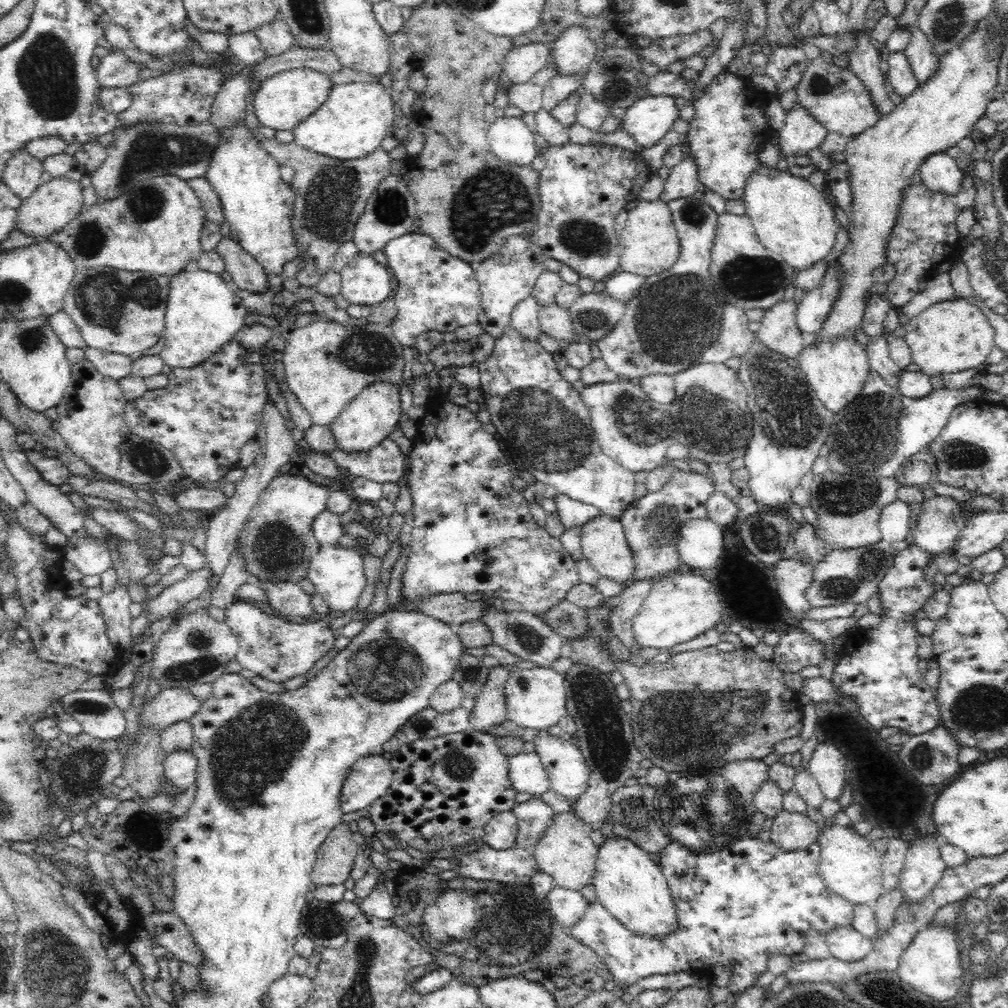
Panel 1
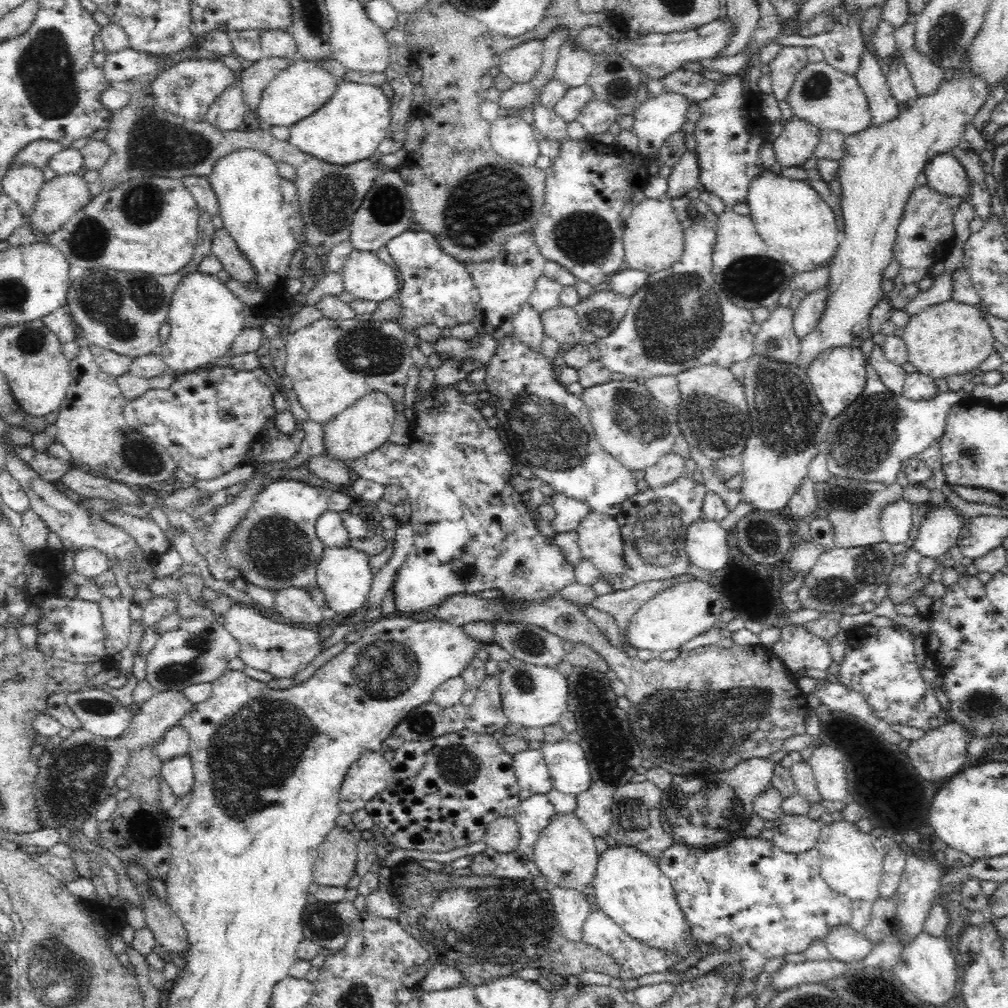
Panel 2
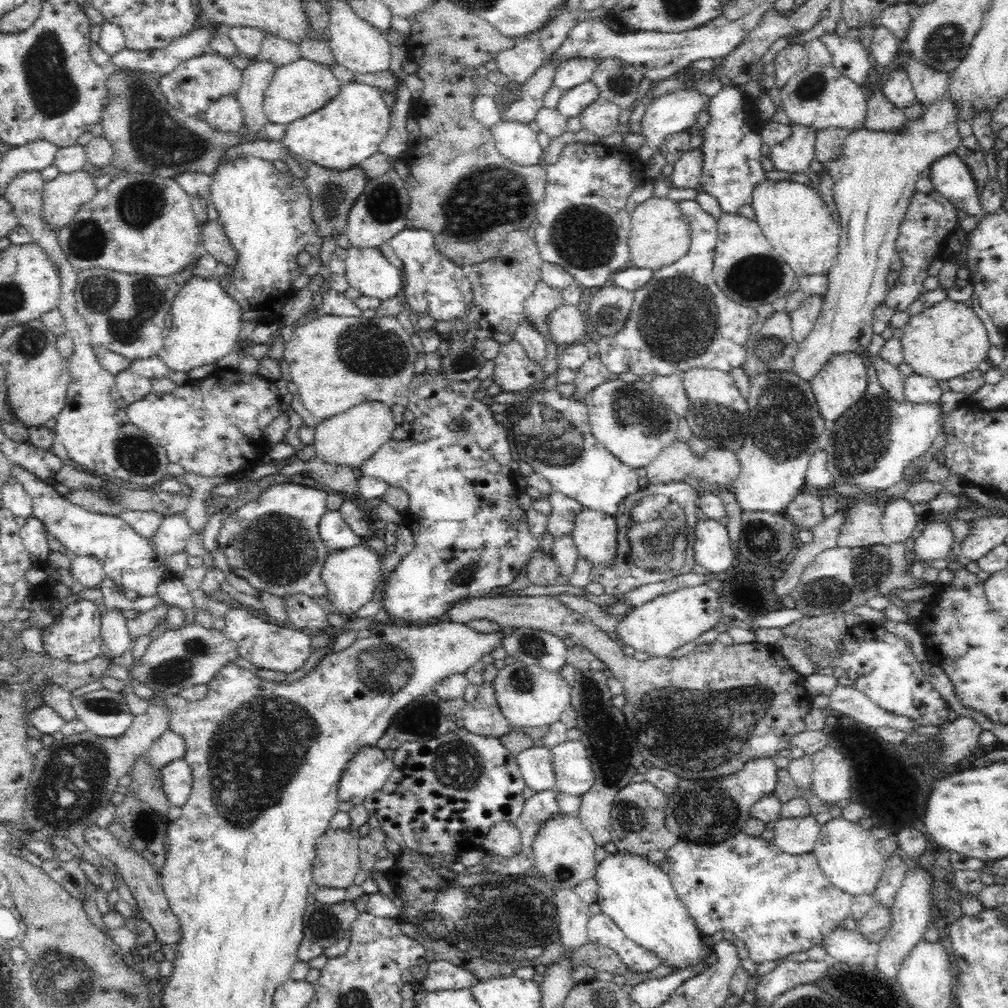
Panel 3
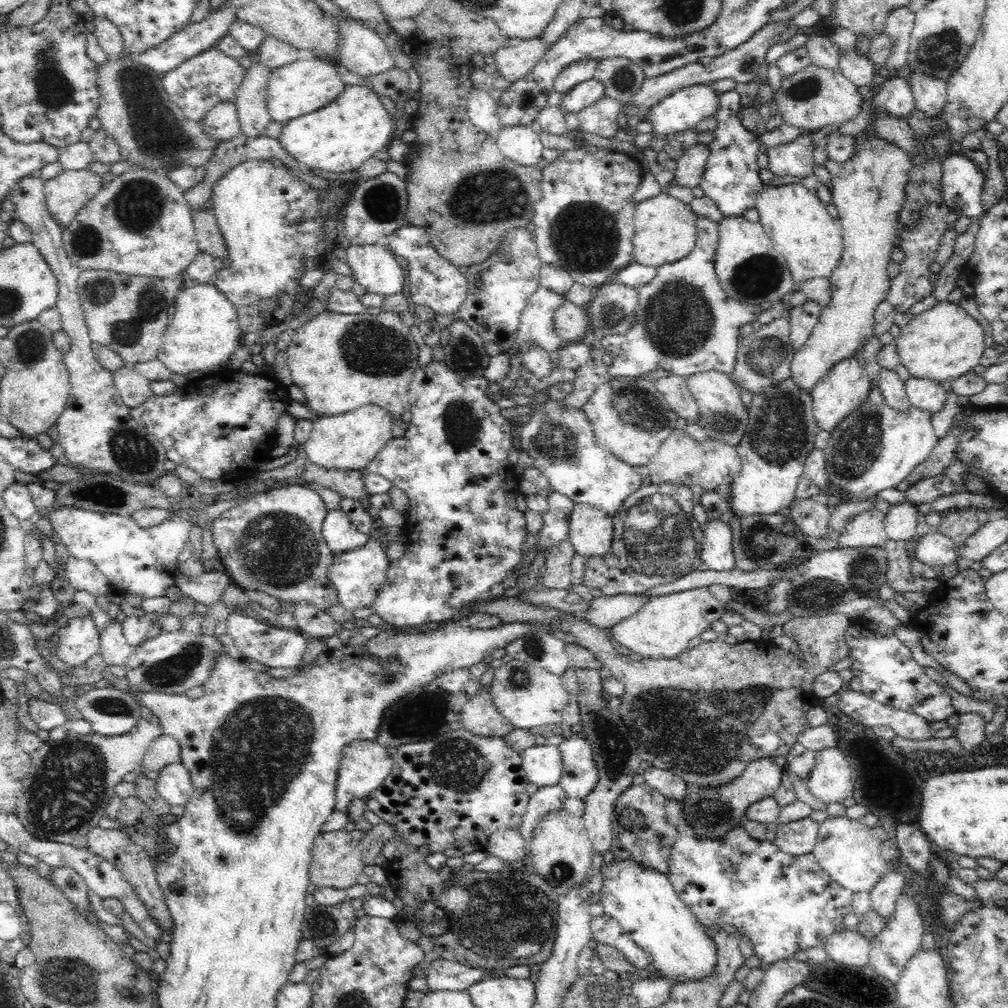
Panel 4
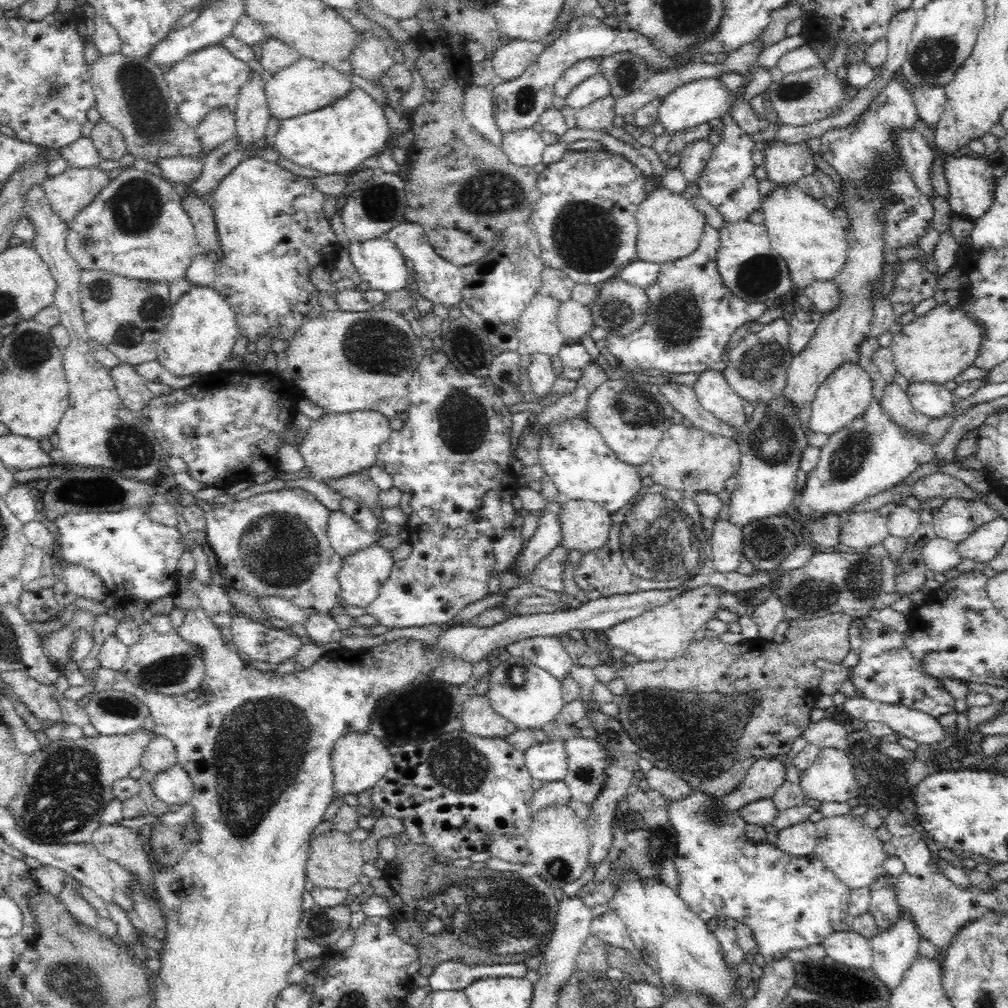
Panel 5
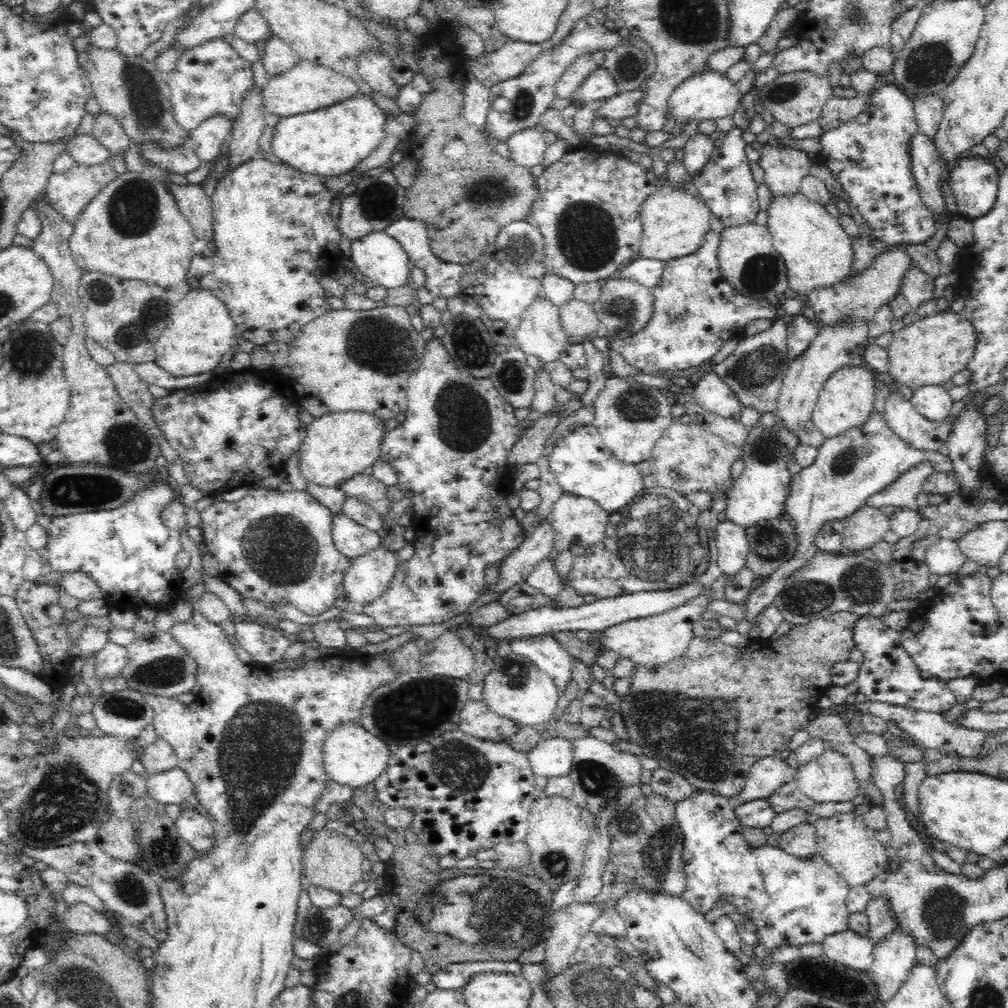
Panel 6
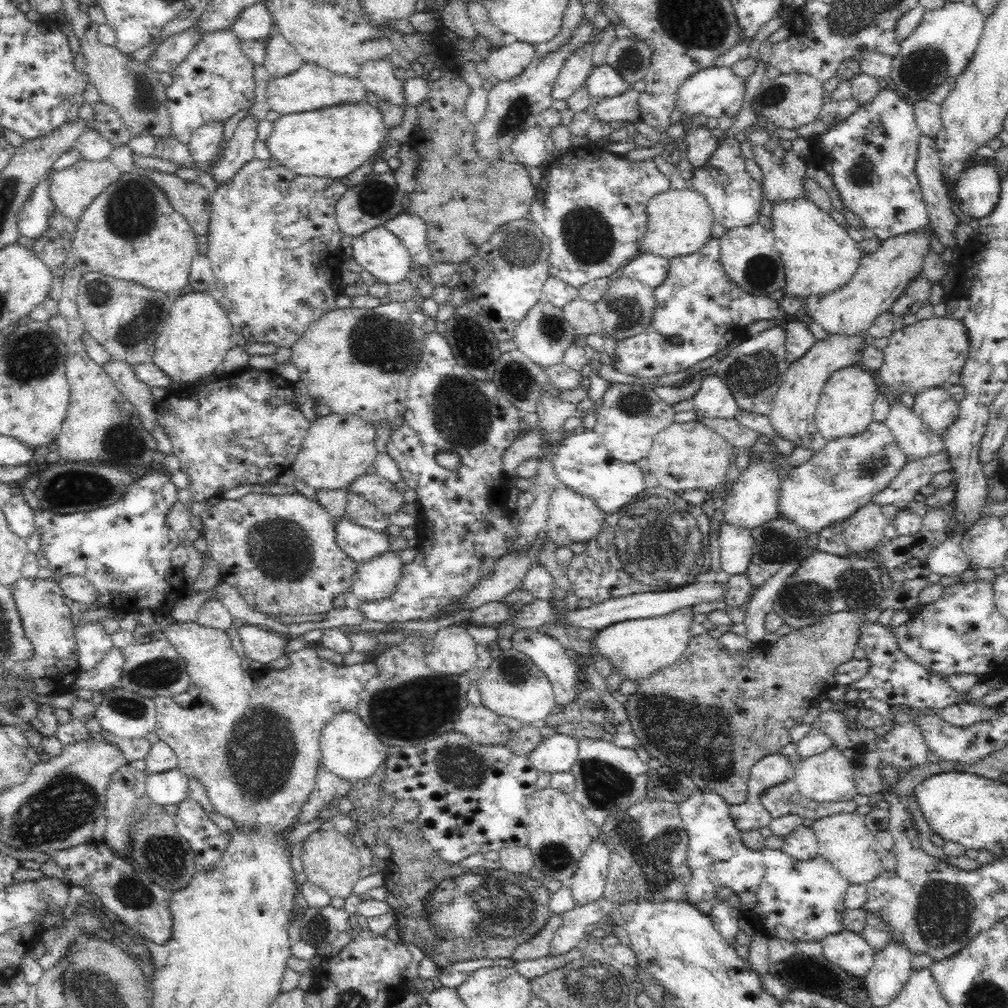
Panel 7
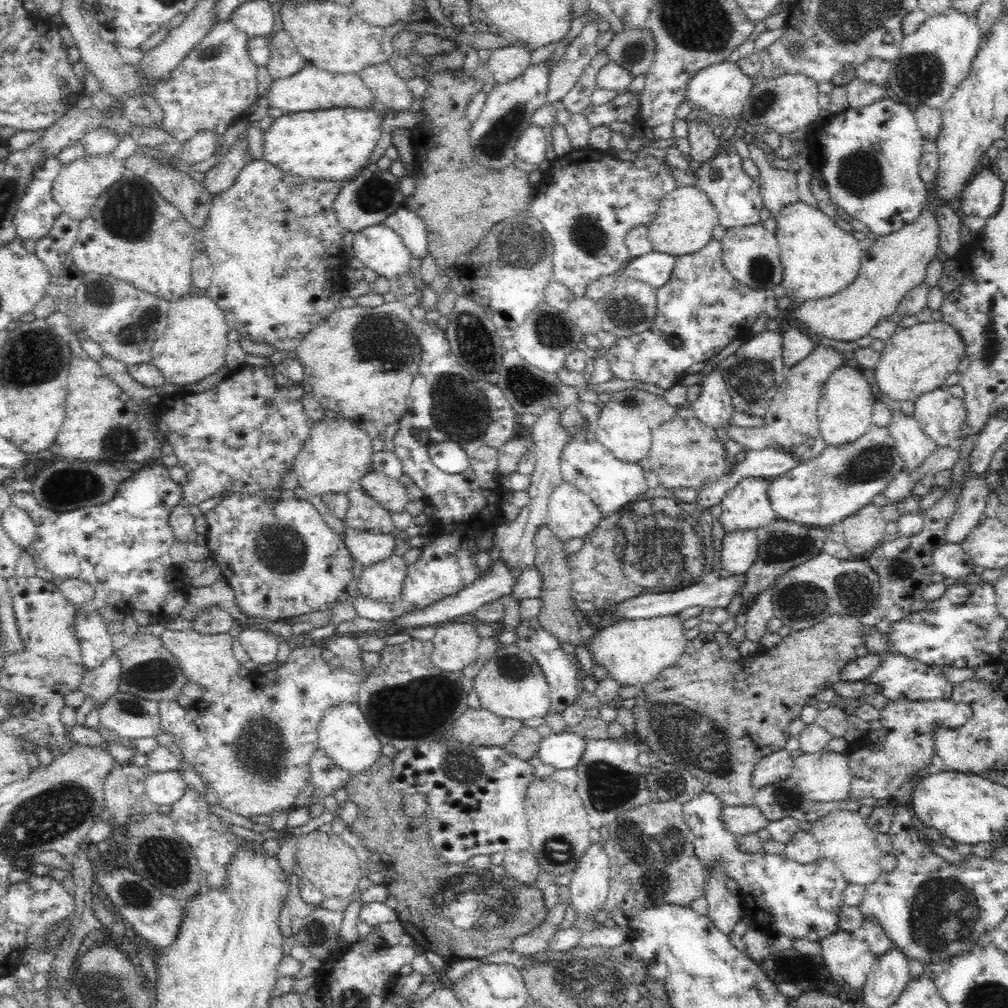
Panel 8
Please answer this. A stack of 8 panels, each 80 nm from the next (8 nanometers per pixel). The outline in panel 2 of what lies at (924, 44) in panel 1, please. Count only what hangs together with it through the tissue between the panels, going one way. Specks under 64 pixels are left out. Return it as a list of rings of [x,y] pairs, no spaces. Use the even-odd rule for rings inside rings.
[[[913,46],[910,50],[901,52],[900,55],[912,76],[918,96],[932,94],[946,80],[946,70],[930,61],[925,54],[918,52],[916,47]]]

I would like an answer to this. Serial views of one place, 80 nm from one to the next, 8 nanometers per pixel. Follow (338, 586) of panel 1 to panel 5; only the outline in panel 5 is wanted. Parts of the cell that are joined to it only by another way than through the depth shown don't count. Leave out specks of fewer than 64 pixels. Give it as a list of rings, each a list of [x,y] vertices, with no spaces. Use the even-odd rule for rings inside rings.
[[[378,544],[342,557],[344,564],[338,572],[342,603],[367,607],[379,594],[380,588],[394,566],[393,553]]]

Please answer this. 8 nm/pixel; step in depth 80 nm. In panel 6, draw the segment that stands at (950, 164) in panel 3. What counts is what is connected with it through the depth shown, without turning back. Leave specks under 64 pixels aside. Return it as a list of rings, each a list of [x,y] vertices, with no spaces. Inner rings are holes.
[[[967,155],[945,173],[958,211],[973,220],[985,216],[997,199],[999,174],[985,158]]]

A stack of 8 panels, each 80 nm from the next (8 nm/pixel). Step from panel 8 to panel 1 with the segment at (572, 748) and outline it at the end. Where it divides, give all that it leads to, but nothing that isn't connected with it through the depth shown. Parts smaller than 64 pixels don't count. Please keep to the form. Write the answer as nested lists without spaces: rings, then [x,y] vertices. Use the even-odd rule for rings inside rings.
[[[536,751],[509,757],[508,777],[516,792],[528,792],[536,797],[551,789],[548,773]]]

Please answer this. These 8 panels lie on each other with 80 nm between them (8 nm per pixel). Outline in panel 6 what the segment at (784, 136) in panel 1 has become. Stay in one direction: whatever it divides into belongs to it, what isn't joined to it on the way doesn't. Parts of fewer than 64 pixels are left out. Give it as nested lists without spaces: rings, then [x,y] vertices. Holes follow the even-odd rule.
[[[764,145],[759,149],[758,164],[764,169],[763,183],[772,196],[788,196],[800,192],[800,182],[810,174],[815,163],[804,151],[789,146]]]

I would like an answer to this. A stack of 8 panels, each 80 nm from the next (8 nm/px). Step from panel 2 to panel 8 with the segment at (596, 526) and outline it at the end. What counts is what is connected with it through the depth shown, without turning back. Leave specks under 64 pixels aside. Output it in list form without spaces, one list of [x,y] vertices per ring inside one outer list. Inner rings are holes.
[[[564,481],[552,491],[548,506],[546,524],[562,542],[588,536],[603,517],[588,495]]]

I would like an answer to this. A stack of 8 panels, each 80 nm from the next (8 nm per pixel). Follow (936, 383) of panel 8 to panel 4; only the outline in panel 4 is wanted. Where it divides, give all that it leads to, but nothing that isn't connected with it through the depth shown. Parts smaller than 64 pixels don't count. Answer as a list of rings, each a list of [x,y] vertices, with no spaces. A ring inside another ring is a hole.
[[[938,301],[936,306],[926,312],[914,315],[907,325],[901,328],[900,334],[894,338],[899,356],[899,364],[902,364],[912,378],[936,380],[936,382],[951,381],[970,372],[977,364],[986,348],[984,330],[982,326],[964,308],[953,302]]]

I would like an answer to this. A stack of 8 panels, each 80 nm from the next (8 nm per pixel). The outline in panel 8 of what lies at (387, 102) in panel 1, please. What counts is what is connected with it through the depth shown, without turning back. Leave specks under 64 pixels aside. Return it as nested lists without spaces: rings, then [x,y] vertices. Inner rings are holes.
[[[328,108],[308,112],[283,113],[263,132],[261,160],[277,166],[282,172],[314,180],[350,180],[368,165],[372,150],[382,138],[380,115],[370,108]]]

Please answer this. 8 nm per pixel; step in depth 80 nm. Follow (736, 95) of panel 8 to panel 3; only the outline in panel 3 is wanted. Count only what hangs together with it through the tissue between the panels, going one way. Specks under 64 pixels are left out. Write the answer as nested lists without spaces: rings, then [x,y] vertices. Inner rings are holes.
[[[680,89],[679,91],[664,94],[660,98],[655,98],[648,105],[645,114],[641,119],[641,134],[644,144],[638,147],[637,155],[640,160],[647,162],[654,156],[662,146],[666,136],[672,133],[691,130],[696,123],[698,112],[706,109],[706,104],[710,102],[710,97],[696,91],[696,89]]]

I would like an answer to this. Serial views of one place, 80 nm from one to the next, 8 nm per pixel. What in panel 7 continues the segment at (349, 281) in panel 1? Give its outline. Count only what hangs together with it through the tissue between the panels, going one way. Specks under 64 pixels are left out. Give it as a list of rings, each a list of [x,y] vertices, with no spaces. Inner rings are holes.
[[[385,225],[353,237],[352,248],[353,257],[363,270],[368,270],[380,282],[398,284],[410,272],[413,260],[408,249]]]

